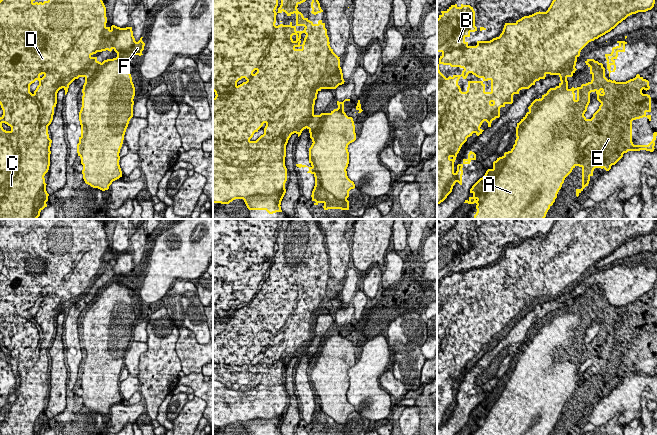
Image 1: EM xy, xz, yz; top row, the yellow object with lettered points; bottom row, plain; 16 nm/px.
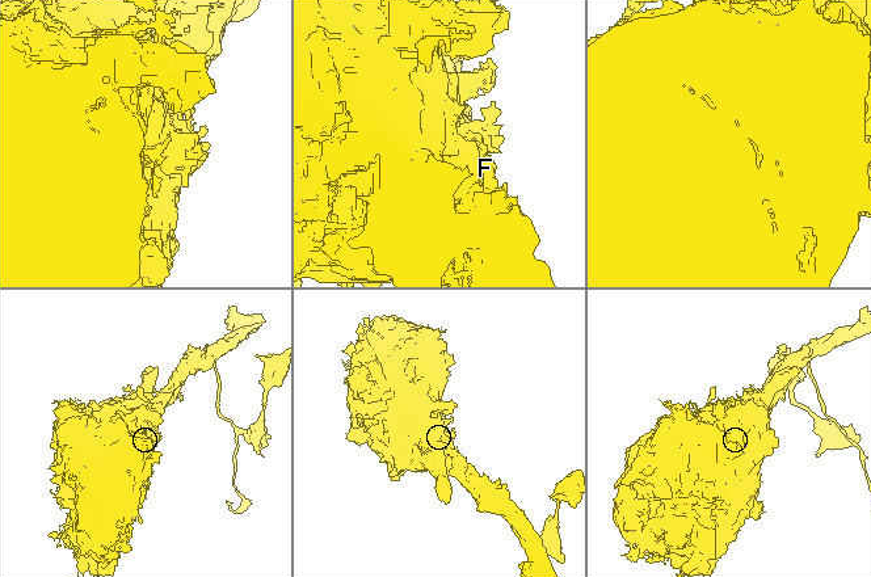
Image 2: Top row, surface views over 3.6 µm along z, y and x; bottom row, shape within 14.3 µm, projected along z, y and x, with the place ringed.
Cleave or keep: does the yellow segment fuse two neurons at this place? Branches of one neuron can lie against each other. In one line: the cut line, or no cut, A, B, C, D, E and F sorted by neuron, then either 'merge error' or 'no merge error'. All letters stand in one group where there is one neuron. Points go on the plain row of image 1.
xy (105, 250), (101, 258), (100, 267), (106, 273) | A E F / B C D | merge error

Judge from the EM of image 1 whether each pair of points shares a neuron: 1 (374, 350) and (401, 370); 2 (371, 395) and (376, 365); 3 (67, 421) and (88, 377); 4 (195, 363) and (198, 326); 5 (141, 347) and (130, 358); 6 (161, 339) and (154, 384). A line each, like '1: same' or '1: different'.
1: different
2: same
3: same
4: different
5: same
6: same

